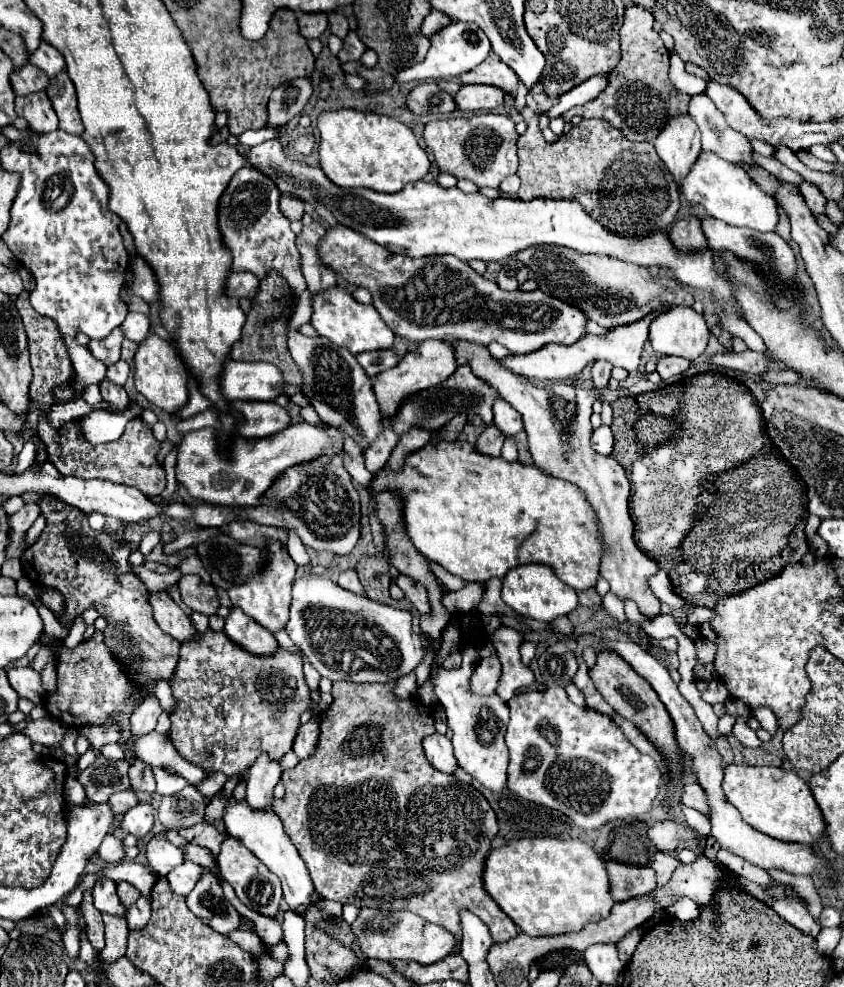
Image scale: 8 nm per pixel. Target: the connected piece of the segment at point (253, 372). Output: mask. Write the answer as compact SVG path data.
M227 359L219 383L221 395L227 401L273 401L283 393L281 371L271 363L243 363Z

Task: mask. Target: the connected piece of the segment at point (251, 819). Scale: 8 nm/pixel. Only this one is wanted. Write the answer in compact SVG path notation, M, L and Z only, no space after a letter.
M235 799L229 801L227 805L227 813L223 817L225 829L231 837L237 837L243 841L243 845L259 859L263 861L271 873L275 873L281 879L281 887L283 887L283 899L287 901L287 905L291 909L299 907L299 905L309 905L311 903L311 895L315 893L311 875L307 871L305 861L299 857L295 845L287 839L287 833L283 831L283 823L281 819L273 813L273 811L253 811L249 809L247 803L237 803Z

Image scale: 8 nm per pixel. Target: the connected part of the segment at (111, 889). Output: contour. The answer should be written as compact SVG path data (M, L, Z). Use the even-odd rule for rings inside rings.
M97 881L93 887L93 899L95 899L95 907L101 913L115 915L115 917L125 917L127 913L125 905L117 897L115 881Z

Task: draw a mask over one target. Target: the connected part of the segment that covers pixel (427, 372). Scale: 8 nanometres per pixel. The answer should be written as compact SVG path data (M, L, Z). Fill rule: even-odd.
M423 341L417 351L407 353L401 363L389 371L383 371L373 379L373 393L379 403L379 411L385 419L395 415L401 407L401 403L409 397L415 395L417 391L435 387L437 383L443 383L453 371L457 369L457 363L453 361L453 349L445 341Z

